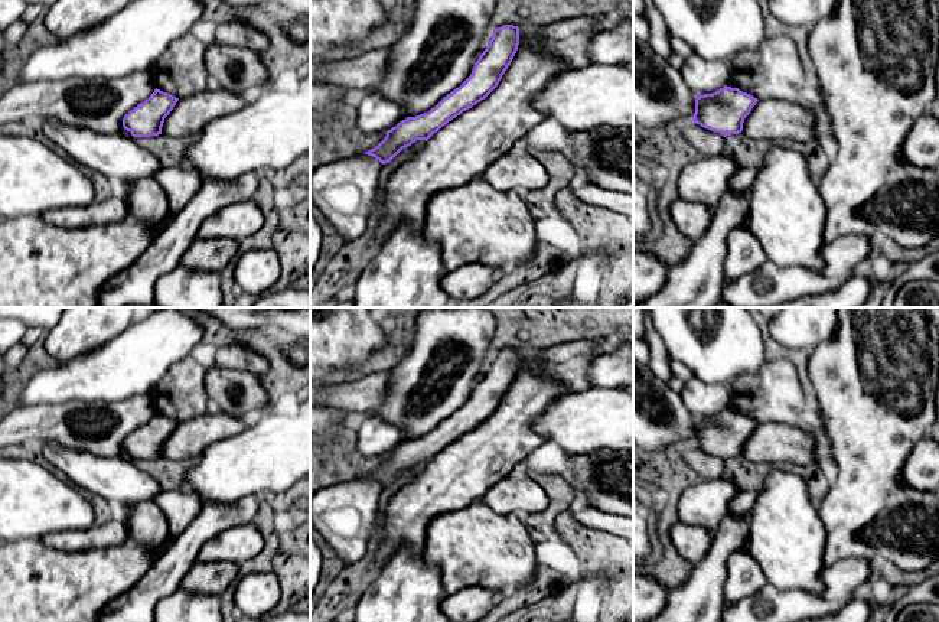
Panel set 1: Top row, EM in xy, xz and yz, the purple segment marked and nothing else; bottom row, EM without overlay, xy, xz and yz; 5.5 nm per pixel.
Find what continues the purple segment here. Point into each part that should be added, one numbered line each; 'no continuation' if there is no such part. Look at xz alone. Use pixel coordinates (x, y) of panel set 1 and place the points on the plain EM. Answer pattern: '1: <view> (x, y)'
1: xz (460, 474)

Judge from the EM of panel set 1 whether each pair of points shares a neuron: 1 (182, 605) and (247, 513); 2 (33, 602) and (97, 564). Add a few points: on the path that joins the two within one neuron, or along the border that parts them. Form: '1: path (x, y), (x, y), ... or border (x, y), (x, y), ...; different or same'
1: border (179, 586), (155, 606); different
2: path (49, 601), (74, 588), (81, 580); same

